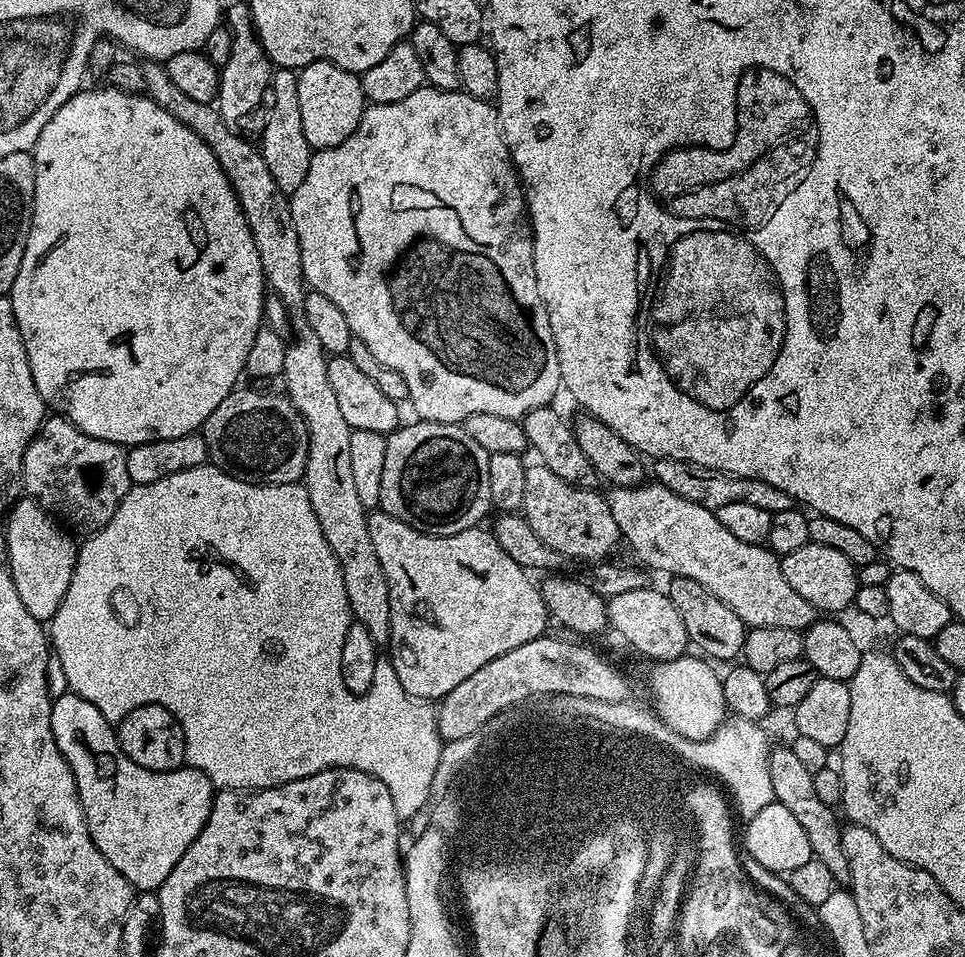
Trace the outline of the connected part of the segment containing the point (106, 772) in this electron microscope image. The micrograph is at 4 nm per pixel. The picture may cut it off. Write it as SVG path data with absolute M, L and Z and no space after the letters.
M64 690L52 701L50 710L50 730L54 730L54 742L58 742L58 750L62 758L70 766L76 783L76 793L80 799L80 805L86 818L86 826L90 830L90 838L94 846L126 878L126 882L132 884L133 889L155 893L170 878L170 870L178 866L182 854L190 850L194 838L206 826L212 809L212 797L214 786L206 774L202 774L199 768L175 768L169 772L155 772L138 766L120 748L116 737L116 729L90 702L86 702L80 696Z

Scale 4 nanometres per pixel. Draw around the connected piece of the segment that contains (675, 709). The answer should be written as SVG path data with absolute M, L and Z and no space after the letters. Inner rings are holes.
M685 654L673 660L653 663L648 688L656 703L655 711L665 727L686 740L704 740L712 737L726 717L724 681L721 673L716 673L707 659L692 655Z

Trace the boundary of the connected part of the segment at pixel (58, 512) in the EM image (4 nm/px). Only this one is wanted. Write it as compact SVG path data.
M49 415L24 455L22 488L27 499L38 502L49 516L65 525L73 524L83 534L104 528L131 486L125 449L78 430L63 416Z

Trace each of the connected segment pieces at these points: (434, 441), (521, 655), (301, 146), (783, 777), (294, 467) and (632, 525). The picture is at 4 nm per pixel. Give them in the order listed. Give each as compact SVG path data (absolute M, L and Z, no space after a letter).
M421 419L415 423L387 433L379 511L431 536L477 527L492 508L488 452L472 441L460 424Z
M545 634L530 642L522 642L522 646L514 646L514 650L486 662L482 670L474 670L470 678L458 682L458 686L454 686L454 690L450 690L450 694L438 704L441 741L453 742L457 736L471 732L487 720L496 709L504 708L509 701L520 700L528 693L563 689L607 697L614 706L627 700L630 696L627 678L606 657L587 648L584 645L587 643L572 640L559 640L556 636Z
M276 68L272 74L270 85L270 104L272 109L268 112L268 121L264 124L264 133L258 139L258 147L266 167L278 190L291 194L302 186L306 174L310 170L310 158L314 149L306 142L306 133L302 131L302 109L298 106L297 73L291 68Z
M776 746L771 749L769 770L775 803L786 806L786 810L790 810L790 814L794 814L796 821L801 824L802 830L806 830L813 857L820 860L822 866L829 868L830 874L834 874L837 882L850 881L850 862L846 862L846 850L842 848L841 817L833 805L818 798L818 790L814 790L813 772L806 770L806 765L794 755L790 746Z
M240 386L218 402L218 410L206 418L202 429L208 459L215 468L221 468L234 479L254 484L295 484L303 481L308 461L308 424L287 395L280 393L279 396L278 392L257 392L255 387Z
M645 482L637 488L612 488L606 499L610 506L610 514L614 514L614 522L618 522L623 543L629 544L636 551L641 565L660 572L668 572L669 577L681 576L694 578L694 582L702 582L714 598L722 598L738 618L748 628L762 626L786 626L787 628L805 629L818 619L815 608L806 602L786 582L786 574L782 574L781 557L764 544L742 542L718 522L715 511L706 506L698 506L698 502L690 502L686 498L678 498L674 490L666 490L666 486L655 482Z

